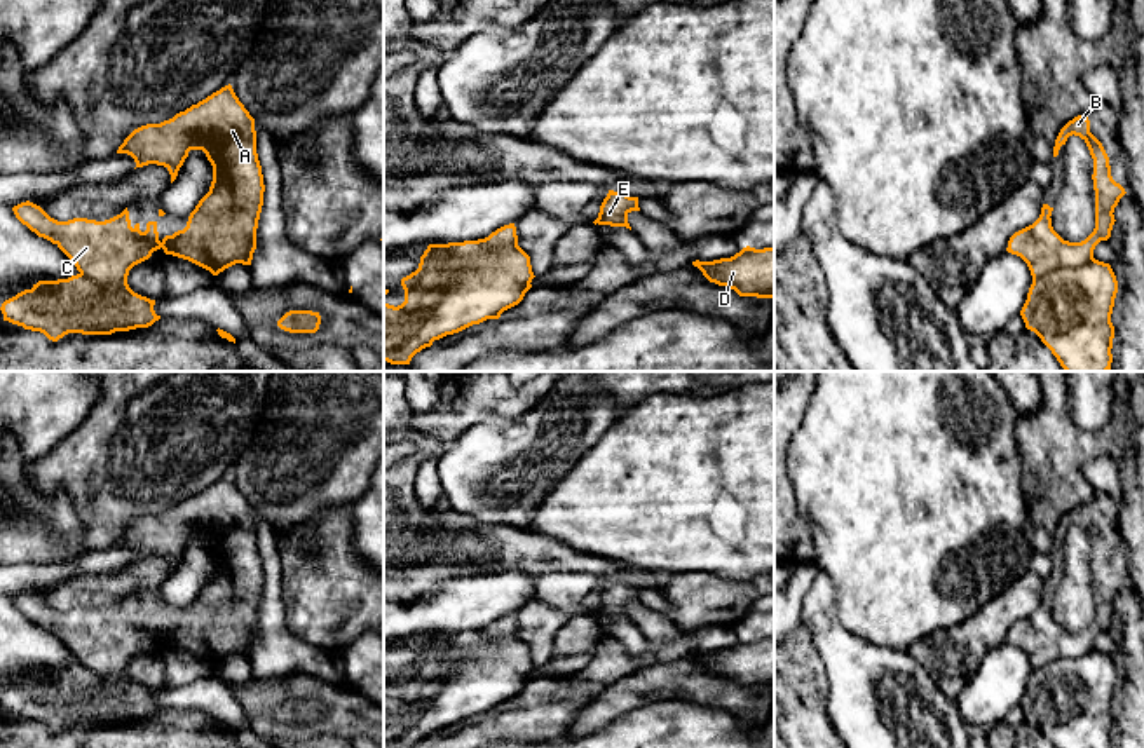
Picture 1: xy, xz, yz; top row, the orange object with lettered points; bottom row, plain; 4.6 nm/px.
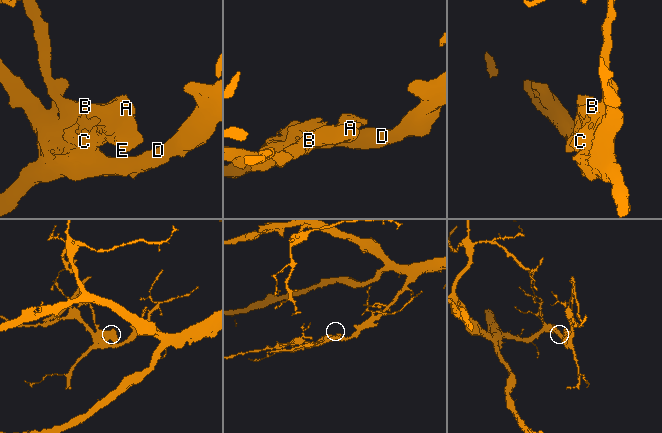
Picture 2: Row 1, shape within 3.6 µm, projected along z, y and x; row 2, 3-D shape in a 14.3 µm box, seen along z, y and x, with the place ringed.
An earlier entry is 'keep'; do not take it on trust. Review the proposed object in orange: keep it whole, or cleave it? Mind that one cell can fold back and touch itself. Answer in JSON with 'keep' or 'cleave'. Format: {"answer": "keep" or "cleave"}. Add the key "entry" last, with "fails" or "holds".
{"answer": "cleave", "entry": "fails"}

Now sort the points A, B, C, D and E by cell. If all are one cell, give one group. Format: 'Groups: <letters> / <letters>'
Groups: A B C E / D

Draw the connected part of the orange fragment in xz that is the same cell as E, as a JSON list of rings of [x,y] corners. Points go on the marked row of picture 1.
[[[609,190],[607,197],[600,206],[598,218],[593,223],[610,225],[610,227],[626,227],[631,230],[628,223],[628,214],[631,211],[640,211],[638,197],[630,197],[623,192]]]

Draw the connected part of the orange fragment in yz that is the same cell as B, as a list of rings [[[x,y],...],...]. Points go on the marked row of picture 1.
[[[1085,113],[1074,117],[1060,129],[1055,139],[1053,157],[1059,155],[1060,146],[1072,134],[1086,143],[1093,159],[1095,228],[1081,242],[1064,241],[1052,227],[1050,216],[1053,207],[1043,204],[1039,218],[1032,225],[1015,232],[1006,248],[1008,253],[1020,256],[1027,263],[1032,279],[1048,275],[1060,267],[1079,267],[1093,260],[1095,246],[1111,237],[1116,221],[1113,214],[1114,207],[1127,194],[1113,180],[1109,157],[1102,143],[1090,133],[1090,120]]]

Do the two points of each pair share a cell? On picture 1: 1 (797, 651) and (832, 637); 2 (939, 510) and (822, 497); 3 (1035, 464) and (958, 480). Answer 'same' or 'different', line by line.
1: different
2: same
3: different

